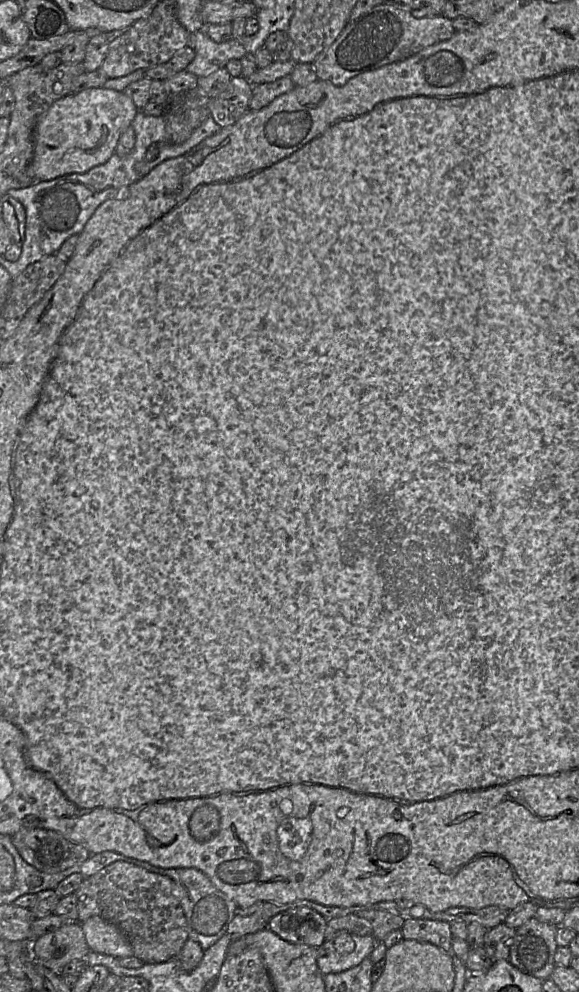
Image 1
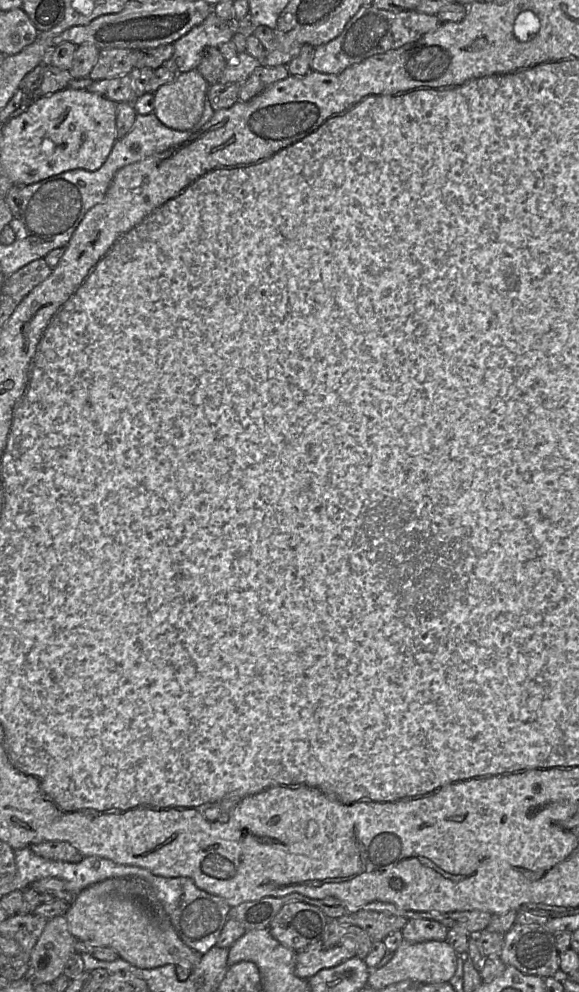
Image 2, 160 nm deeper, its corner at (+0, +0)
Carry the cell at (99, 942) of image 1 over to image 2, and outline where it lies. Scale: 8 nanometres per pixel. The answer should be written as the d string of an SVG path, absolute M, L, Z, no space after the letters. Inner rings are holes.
M118 877L105 879L82 890L71 903L64 917L67 920L70 933L77 940L113 949L121 959L141 969L153 969L173 964L194 970L202 958L202 954L189 948L180 939L163 907L153 909L152 913L141 902L119 895Z

